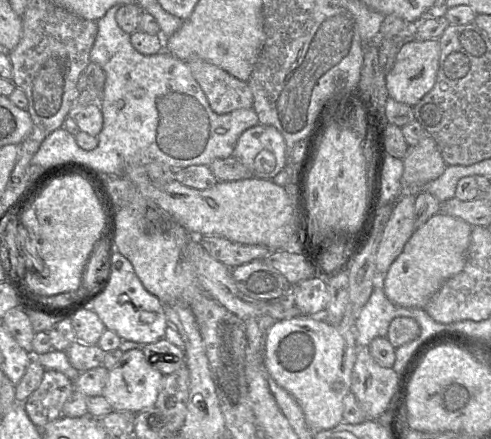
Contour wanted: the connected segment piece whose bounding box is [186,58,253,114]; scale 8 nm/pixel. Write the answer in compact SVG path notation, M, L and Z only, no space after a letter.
M202 59L186 62L214 112L227 114L236 109L253 108L253 94L248 82Z

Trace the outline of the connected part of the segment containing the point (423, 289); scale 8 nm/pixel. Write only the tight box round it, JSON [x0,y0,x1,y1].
[383,213,472,308]

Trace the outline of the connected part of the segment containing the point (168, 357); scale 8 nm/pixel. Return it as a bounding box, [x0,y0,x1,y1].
[142,338,186,375]

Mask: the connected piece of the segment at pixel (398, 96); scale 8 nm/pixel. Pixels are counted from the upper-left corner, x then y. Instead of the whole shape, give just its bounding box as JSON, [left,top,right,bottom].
[386,39,440,105]

